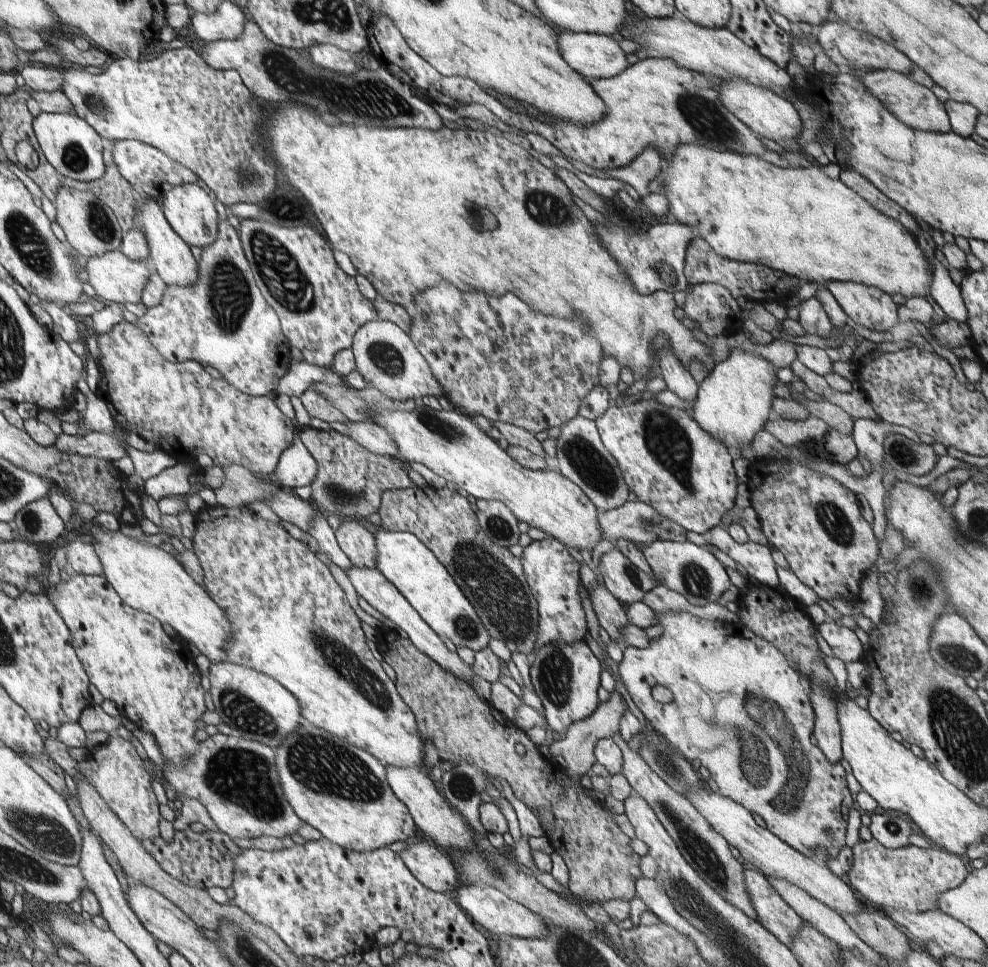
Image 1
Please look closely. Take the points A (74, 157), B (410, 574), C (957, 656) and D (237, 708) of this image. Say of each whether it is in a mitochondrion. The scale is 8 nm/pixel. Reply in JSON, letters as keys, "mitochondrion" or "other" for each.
{"A":"mitochondrion","B":"other","C":"mitochondrion","D":"mitochondrion"}

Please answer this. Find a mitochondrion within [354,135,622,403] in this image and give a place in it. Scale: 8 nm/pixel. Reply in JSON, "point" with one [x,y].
{"point":[545,208]}

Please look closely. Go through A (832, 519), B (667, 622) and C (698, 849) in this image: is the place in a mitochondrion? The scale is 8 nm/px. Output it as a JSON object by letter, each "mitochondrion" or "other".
{"A":"mitochondrion","B":"other","C":"mitochondrion"}

